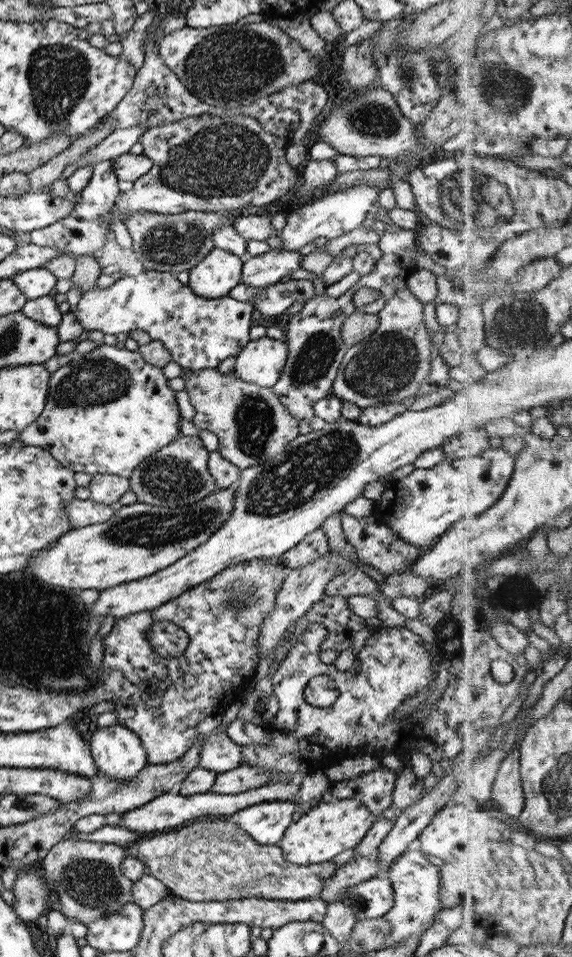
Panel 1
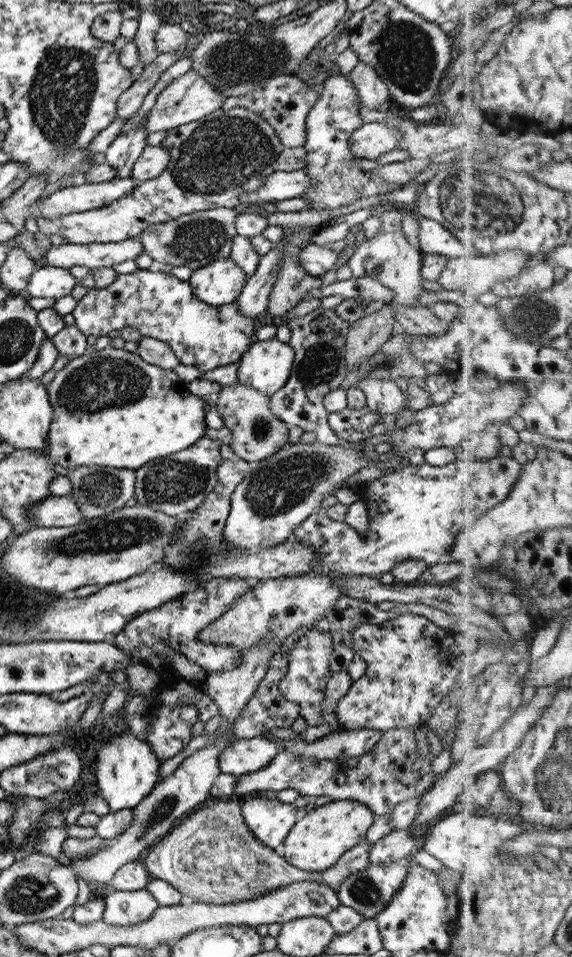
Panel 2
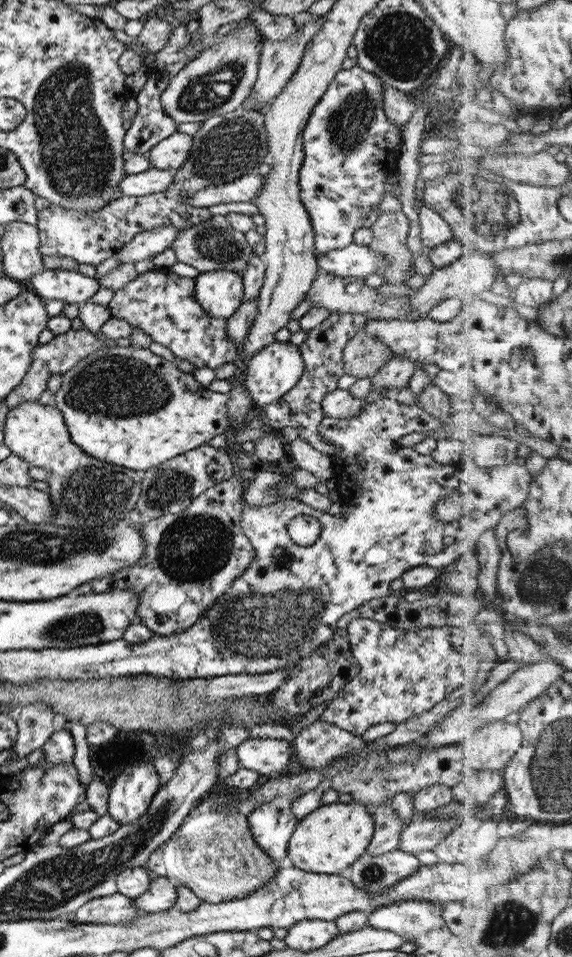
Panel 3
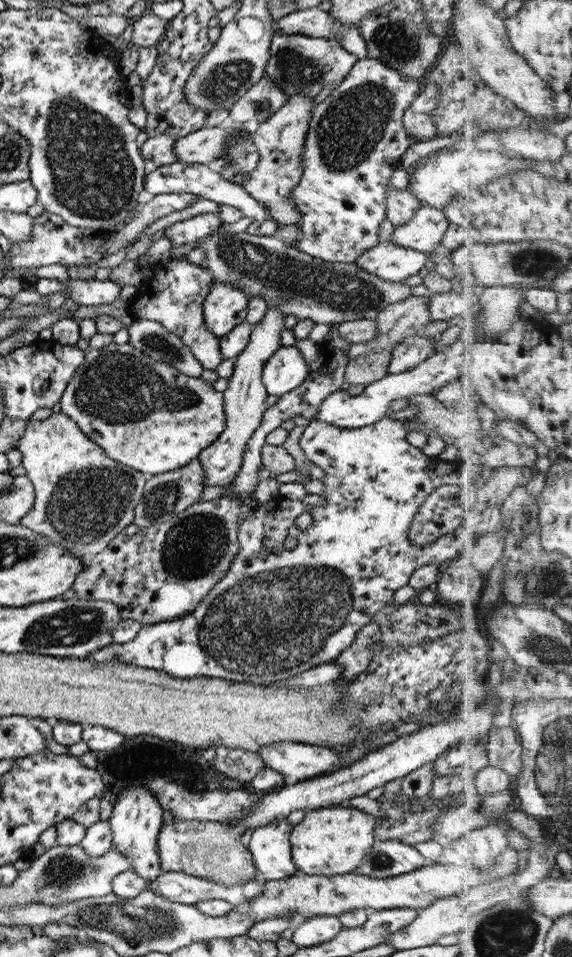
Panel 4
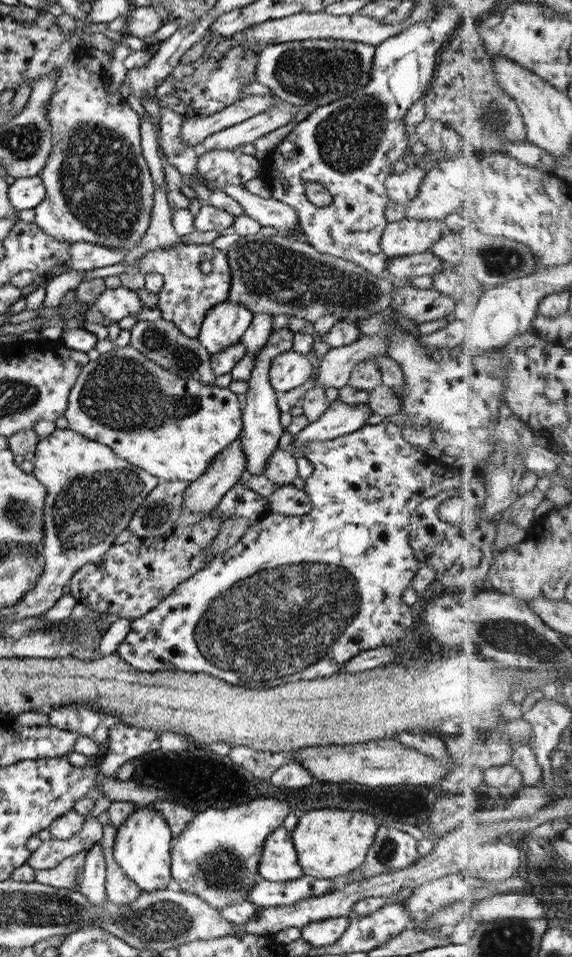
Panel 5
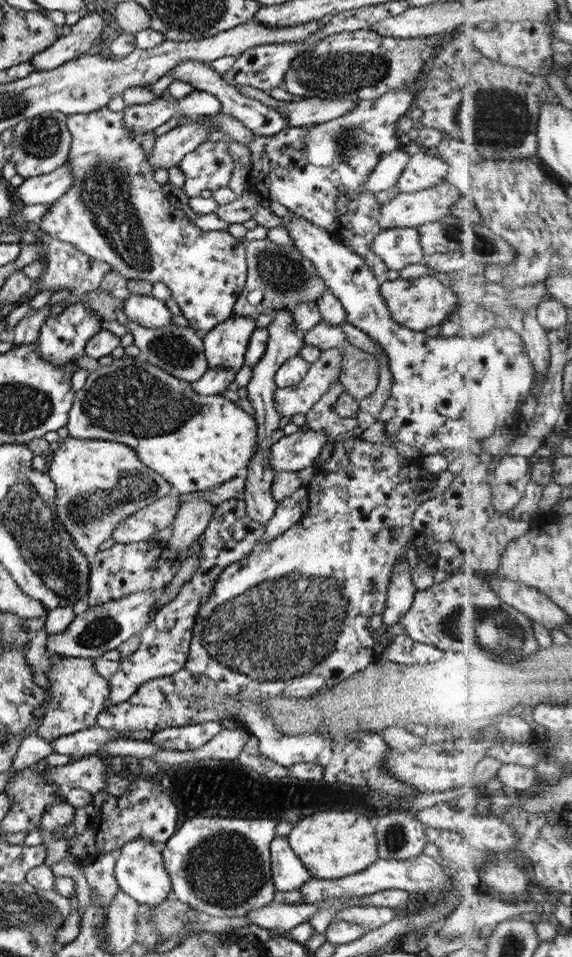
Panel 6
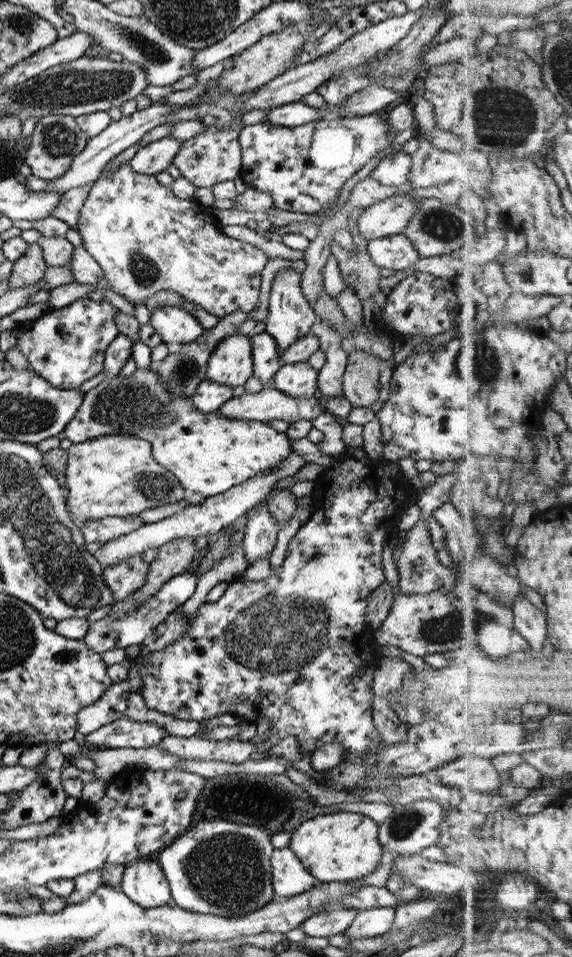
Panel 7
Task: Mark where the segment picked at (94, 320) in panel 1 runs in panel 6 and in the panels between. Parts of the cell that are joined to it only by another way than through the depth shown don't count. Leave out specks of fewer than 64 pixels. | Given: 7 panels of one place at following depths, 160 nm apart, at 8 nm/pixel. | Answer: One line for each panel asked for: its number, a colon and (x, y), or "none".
2: (159, 306)
3: (161, 304)
4: (173, 296)
5: (195, 277)
6: (114, 211)

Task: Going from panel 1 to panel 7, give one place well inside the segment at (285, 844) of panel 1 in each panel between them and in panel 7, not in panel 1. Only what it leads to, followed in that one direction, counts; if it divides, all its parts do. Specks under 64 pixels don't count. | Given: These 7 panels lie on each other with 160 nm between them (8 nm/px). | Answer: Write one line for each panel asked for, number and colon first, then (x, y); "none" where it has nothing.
2: (318, 838)
3: (331, 837)
4: (330, 841)
5: (329, 843)
6: (331, 844)
7: (343, 846)

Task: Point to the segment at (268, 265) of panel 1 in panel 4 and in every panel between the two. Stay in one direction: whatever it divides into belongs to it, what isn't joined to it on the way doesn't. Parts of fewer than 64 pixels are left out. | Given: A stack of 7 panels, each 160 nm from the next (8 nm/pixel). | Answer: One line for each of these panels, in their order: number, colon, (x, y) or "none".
2: (315, 260)
3: (353, 260)
4: (387, 261)

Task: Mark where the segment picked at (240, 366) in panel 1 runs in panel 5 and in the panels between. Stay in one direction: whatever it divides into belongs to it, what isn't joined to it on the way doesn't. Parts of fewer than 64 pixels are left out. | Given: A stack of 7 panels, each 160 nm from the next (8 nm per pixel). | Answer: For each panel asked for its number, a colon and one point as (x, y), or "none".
2: (264, 366)
3: (270, 372)
4: (285, 369)
5: (289, 369)

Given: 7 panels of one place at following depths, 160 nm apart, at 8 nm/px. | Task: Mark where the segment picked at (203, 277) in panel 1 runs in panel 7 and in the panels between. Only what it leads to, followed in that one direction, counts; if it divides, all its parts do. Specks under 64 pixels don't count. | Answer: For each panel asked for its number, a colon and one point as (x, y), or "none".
2: (217, 284)
3: (219, 293)
4: (224, 306)
5: (223, 324)
6: (224, 346)
7: (229, 363)

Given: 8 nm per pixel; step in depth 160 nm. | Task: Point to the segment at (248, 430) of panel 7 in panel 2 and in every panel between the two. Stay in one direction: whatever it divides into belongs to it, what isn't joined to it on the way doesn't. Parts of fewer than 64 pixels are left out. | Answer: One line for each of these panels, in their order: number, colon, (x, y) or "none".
2: (110, 408)
3: (129, 407)
4: (143, 413)
5: (171, 427)
6: (195, 442)

